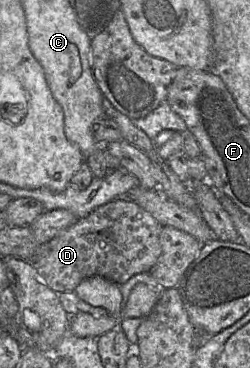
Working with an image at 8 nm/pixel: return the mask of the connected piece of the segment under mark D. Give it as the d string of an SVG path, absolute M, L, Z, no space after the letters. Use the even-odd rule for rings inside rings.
M118 198L92 211L83 219L57 234L37 249L37 260L30 262L39 278L57 294L74 292L85 278L100 276L116 284L123 284L132 276L149 272L161 254L160 233L162 225L145 209L129 198Z

